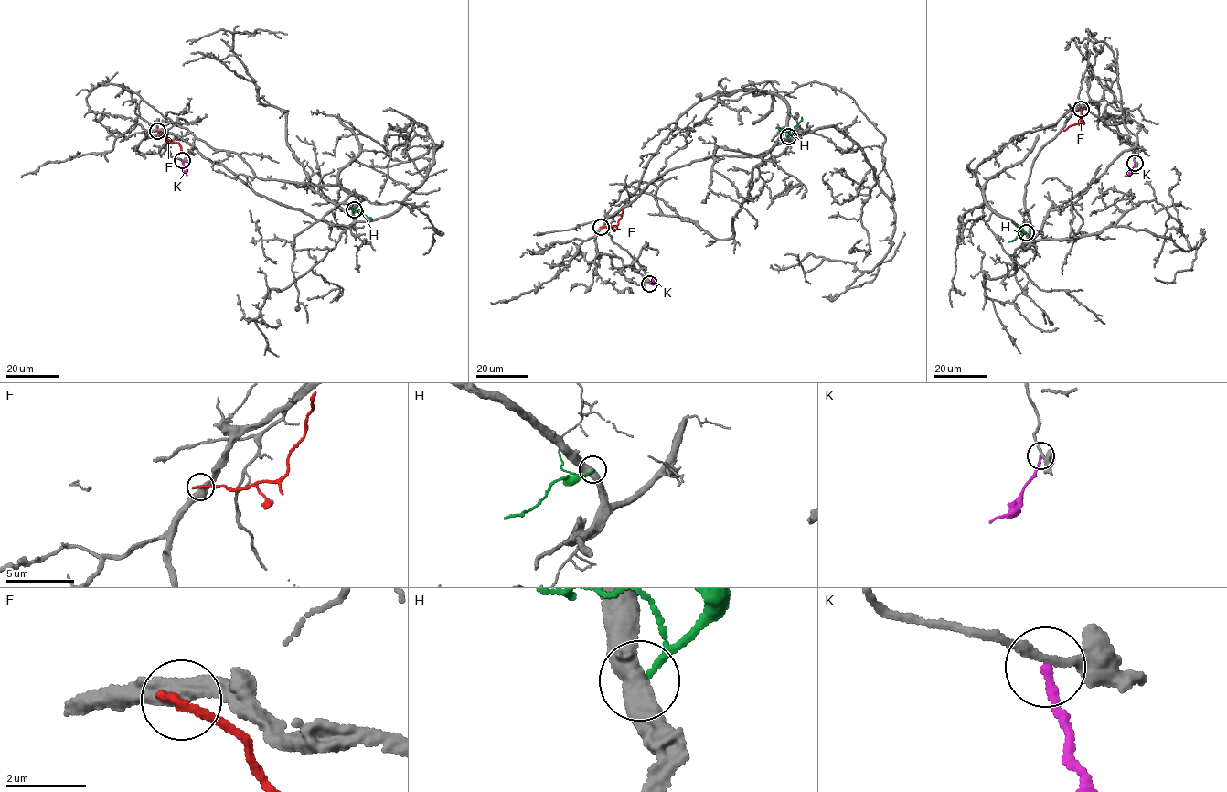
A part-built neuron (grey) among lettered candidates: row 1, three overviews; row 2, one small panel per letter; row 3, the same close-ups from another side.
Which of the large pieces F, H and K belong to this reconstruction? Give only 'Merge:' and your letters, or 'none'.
Merge: none

